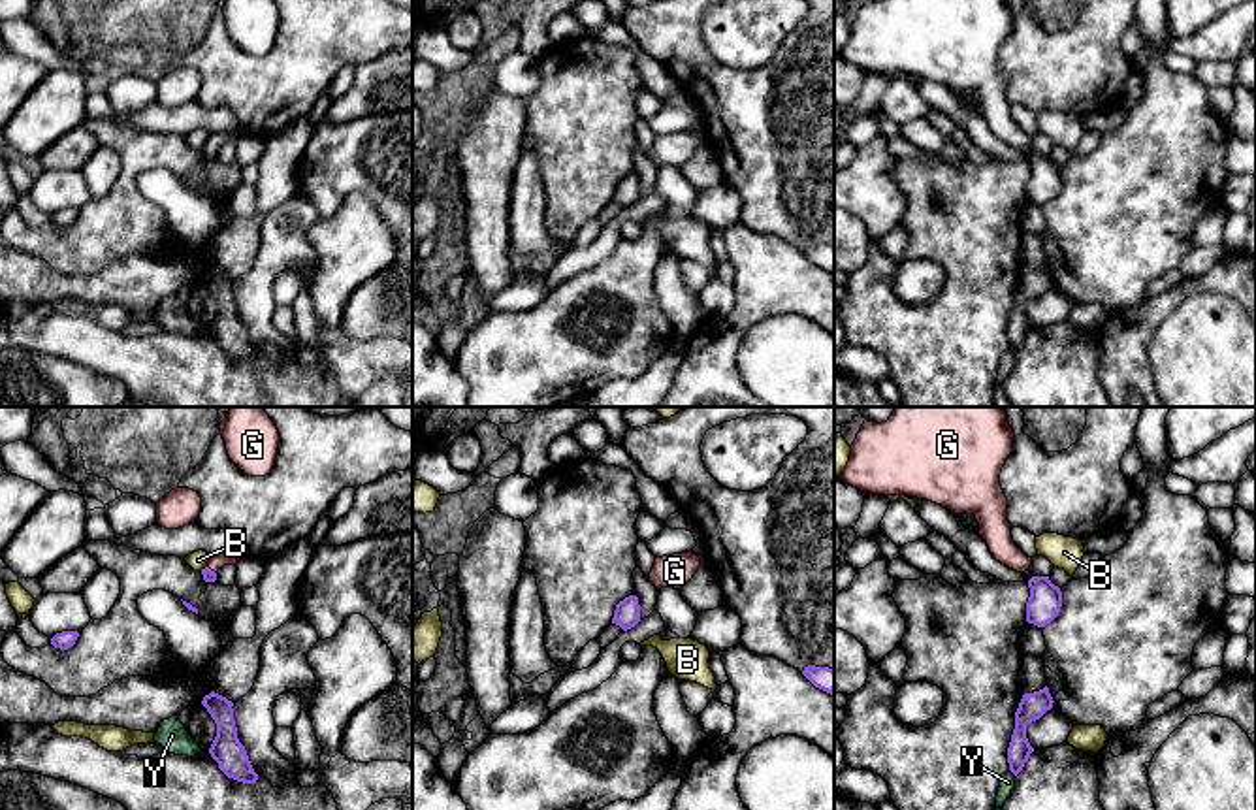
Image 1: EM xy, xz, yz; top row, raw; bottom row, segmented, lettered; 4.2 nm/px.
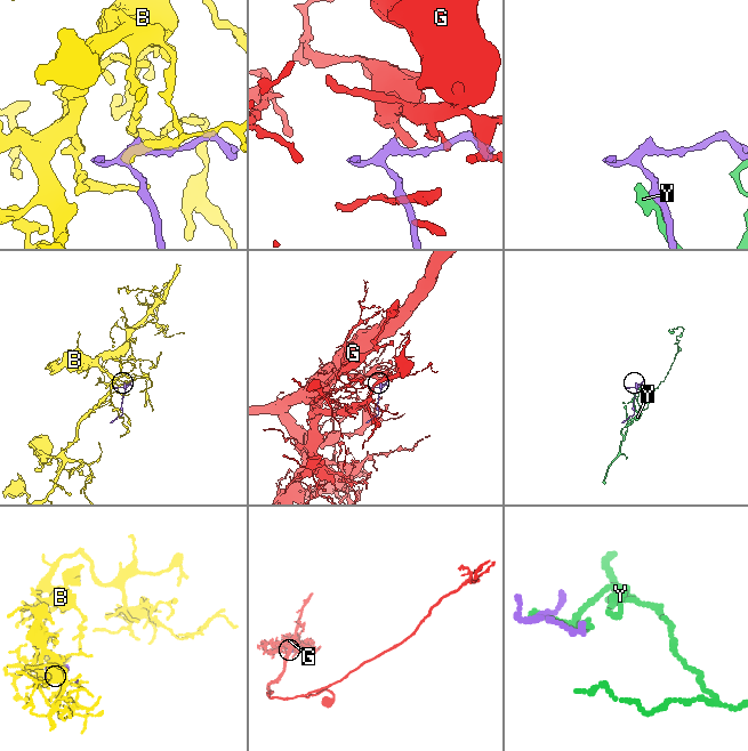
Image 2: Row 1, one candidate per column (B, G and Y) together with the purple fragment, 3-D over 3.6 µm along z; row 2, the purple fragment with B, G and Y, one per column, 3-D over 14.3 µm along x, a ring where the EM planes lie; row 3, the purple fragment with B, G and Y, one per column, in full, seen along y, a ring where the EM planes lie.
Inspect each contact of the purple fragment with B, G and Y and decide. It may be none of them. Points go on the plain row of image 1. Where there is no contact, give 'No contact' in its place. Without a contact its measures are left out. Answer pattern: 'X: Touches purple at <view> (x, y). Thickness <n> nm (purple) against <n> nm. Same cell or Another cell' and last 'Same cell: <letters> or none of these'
B: Touches purple at xy (202, 147). Thickness 50 nm (purple) against 80 nm. Another cell
G: Touches purple at xy (209, 147). Thickness 50 nm (purple) against 70 nm. Same cell
Y: Touches purple at yz (1014, 351). Thickness 100 nm (purple) against 60 nm. Another cell
Same cell: G

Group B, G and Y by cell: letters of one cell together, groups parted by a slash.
B / G / Y

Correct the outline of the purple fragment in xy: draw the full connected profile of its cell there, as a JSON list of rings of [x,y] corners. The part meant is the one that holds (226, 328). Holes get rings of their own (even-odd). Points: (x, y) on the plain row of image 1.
[[[211,269],[203,275],[201,283],[217,301],[217,315],[209,326],[209,332],[218,341],[218,347],[228,356],[243,362],[256,362],[258,352],[249,339],[245,324],[237,316],[237,305],[232,286],[233,281]]]

